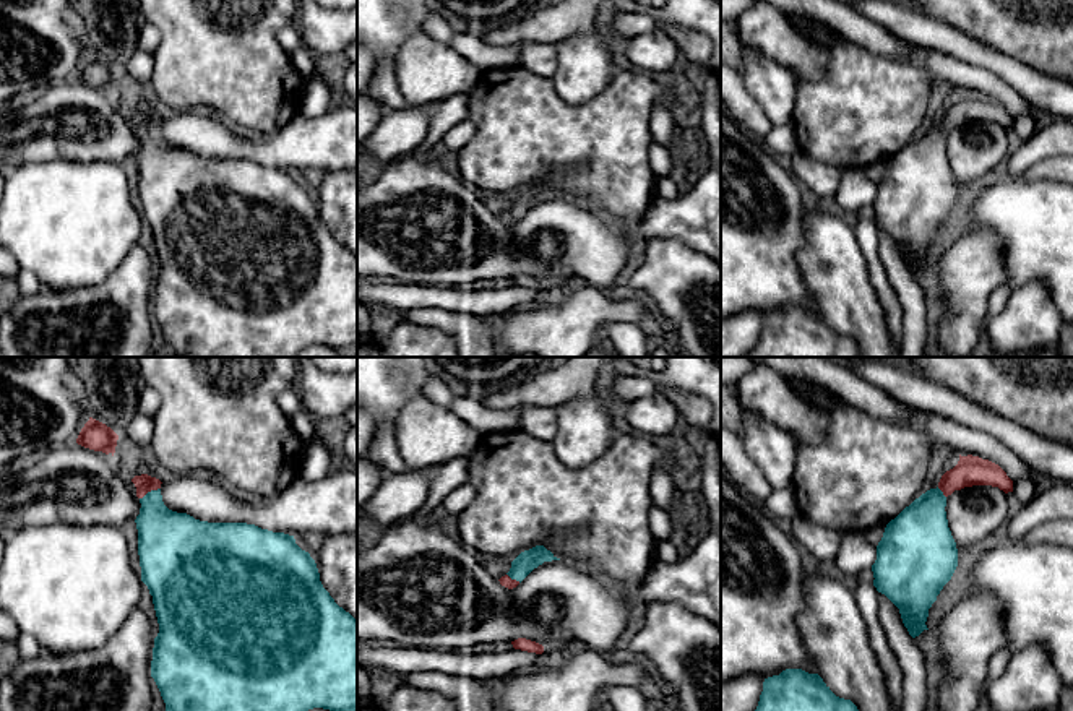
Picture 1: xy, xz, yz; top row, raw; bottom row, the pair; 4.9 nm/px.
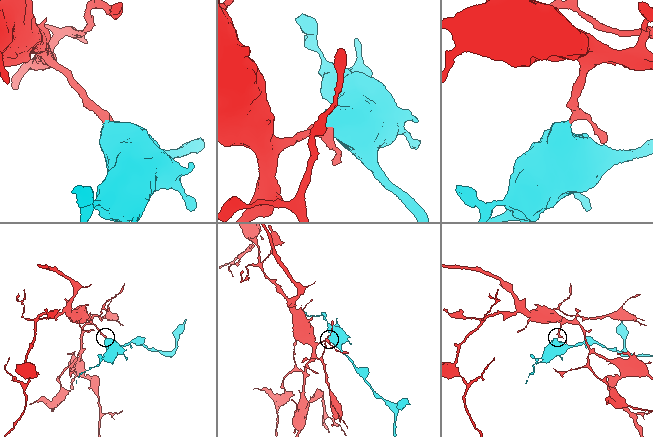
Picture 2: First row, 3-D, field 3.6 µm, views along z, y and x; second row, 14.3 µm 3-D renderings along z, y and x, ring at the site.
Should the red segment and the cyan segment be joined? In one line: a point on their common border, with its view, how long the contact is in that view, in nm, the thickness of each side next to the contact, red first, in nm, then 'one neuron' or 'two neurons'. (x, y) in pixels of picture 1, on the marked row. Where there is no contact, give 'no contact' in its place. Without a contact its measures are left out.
xy (150, 491) | 120 nm | 90/280 nm | one neuron

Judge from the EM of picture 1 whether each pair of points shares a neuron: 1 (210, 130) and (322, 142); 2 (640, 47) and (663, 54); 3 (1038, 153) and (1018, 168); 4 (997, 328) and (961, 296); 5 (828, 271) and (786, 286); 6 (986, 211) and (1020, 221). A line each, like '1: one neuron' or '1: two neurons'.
1: one neuron
2: one neuron
3: one neuron
4: two neurons
5: two neurons
6: one neuron

